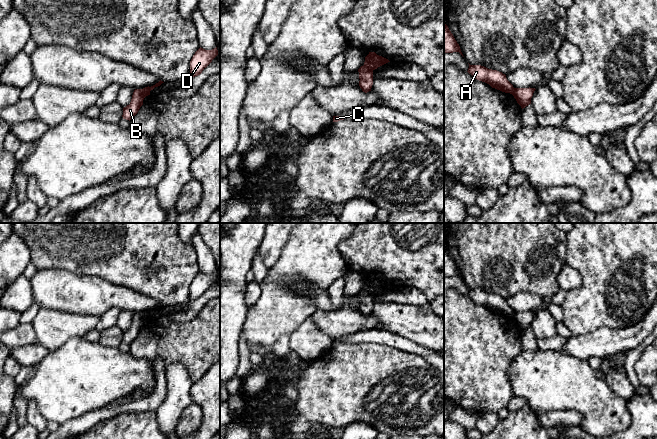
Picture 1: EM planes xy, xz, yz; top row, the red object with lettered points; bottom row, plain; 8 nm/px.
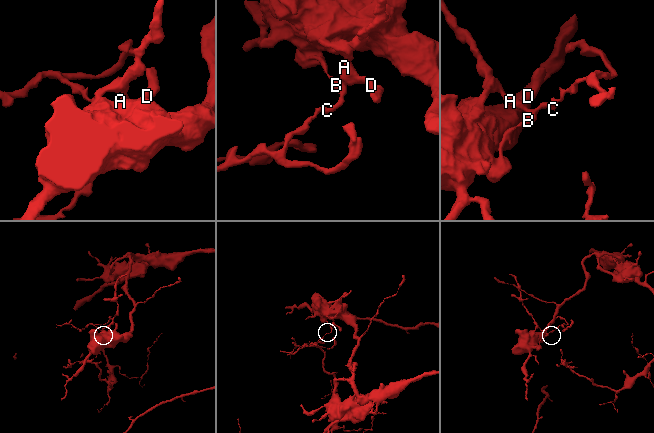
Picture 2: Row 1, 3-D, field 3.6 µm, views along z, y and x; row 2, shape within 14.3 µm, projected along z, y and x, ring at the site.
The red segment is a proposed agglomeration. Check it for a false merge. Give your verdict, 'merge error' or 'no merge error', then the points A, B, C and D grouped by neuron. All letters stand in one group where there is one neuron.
merge error; groups A D / B C

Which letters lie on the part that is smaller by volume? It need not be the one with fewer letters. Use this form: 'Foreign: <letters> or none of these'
Foreign: A, D

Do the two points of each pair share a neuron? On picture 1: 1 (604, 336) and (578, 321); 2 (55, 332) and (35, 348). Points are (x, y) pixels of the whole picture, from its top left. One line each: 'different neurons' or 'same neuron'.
1: different neurons
2: different neurons

